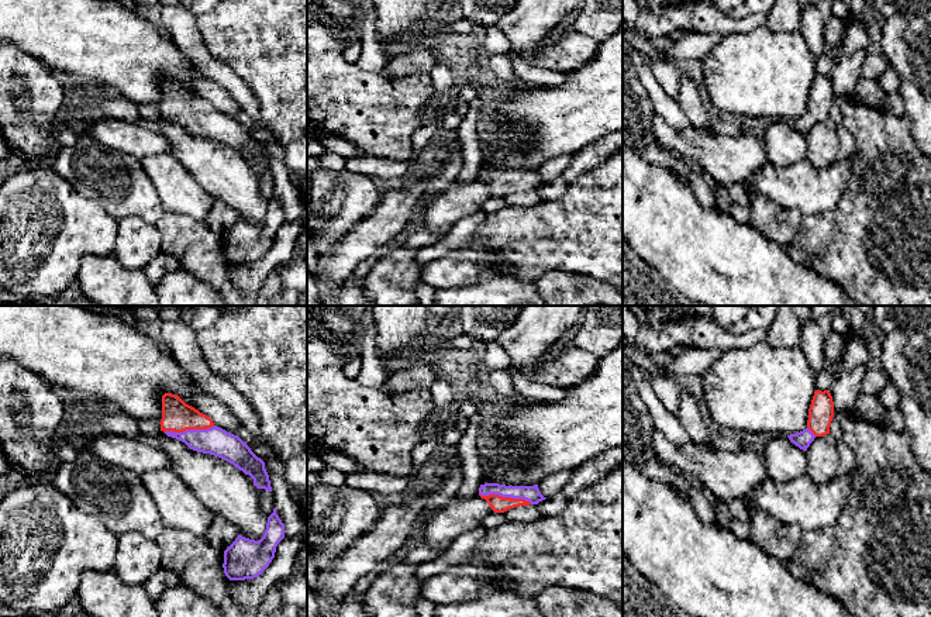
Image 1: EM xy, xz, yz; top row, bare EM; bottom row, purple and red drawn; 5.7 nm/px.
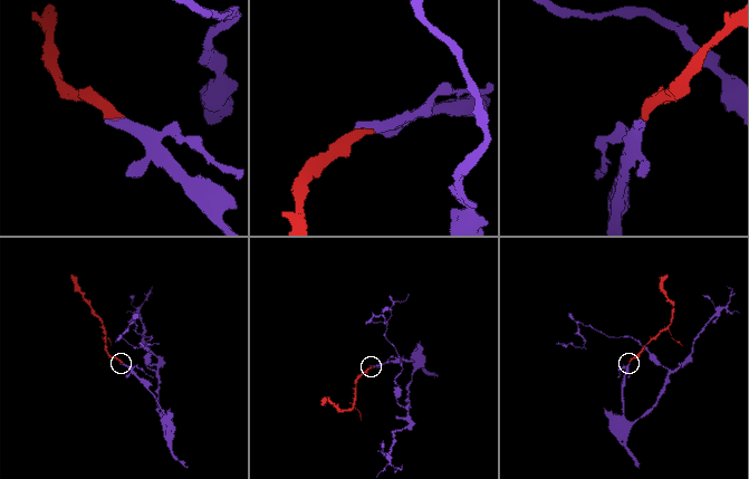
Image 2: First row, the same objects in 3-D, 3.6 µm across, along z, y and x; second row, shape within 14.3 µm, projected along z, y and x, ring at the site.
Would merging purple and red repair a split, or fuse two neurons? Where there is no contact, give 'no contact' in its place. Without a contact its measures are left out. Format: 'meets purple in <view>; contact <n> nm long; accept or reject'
meets purple in xz; contact 300 nm long; accept

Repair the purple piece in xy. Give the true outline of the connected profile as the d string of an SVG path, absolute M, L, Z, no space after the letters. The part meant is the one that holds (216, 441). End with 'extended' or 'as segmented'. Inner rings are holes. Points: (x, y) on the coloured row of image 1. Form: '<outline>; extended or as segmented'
M177 394L162 396L161 431L190 449L218 456L249 475L258 489L272 492L265 462L238 437L217 427L210 417L186 404Z; extended

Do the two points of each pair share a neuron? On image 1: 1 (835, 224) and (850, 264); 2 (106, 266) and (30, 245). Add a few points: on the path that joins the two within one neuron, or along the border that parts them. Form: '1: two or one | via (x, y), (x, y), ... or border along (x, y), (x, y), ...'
1: one | via (838, 234), (850, 245), (850, 254)
2: two | border along (111, 252), (86, 255), (75, 278)

